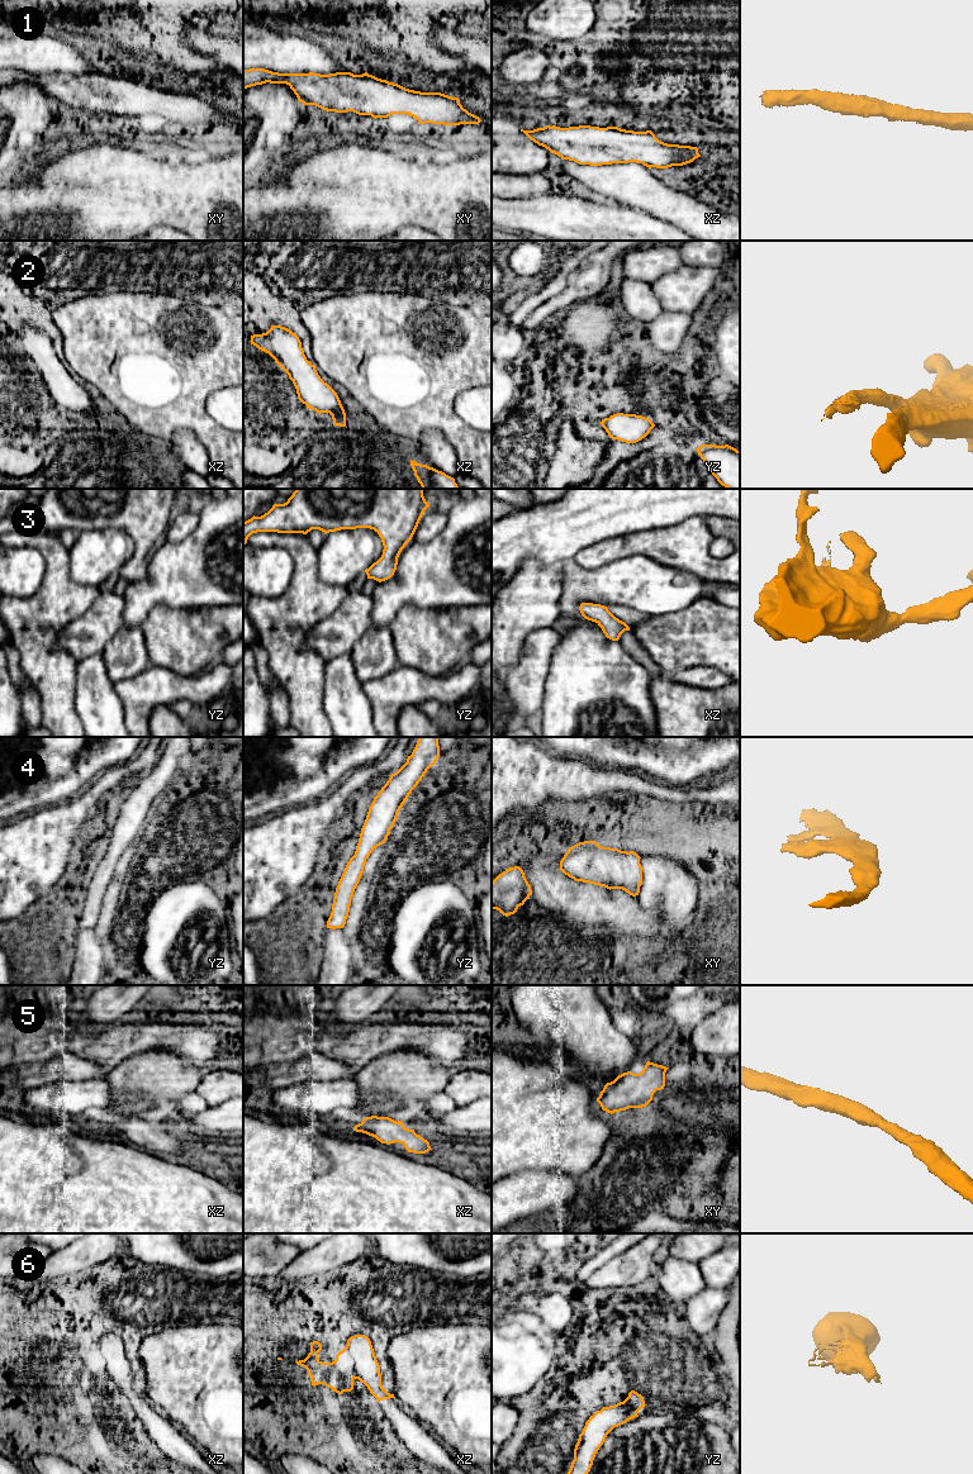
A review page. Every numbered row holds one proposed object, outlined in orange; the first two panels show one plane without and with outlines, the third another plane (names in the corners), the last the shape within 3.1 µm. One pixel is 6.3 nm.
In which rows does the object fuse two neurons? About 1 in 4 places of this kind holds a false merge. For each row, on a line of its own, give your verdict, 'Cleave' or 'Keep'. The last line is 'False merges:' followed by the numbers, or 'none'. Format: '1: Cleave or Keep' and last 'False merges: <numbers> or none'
1: Keep
2: Keep
3: Keep
4: Keep
5: Keep
6: Keep
False merges: none

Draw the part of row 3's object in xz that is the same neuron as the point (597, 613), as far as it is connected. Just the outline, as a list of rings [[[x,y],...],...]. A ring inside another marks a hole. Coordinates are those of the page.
[[[582,603],[579,610],[585,619],[595,622],[606,637],[612,641],[618,641],[625,631],[630,631],[630,627],[616,618],[604,605]]]

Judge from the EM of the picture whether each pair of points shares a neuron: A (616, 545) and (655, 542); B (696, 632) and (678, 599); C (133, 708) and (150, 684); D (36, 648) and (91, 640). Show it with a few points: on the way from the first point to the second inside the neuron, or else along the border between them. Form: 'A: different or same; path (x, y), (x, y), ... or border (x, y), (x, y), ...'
A: same; path (626, 546), (645, 543)
B: different; border (708, 594), (698, 598), (679, 612), (655, 616)
C: same; path (138, 702), (146, 690)
D: different; border (74, 619), (61, 631), (57, 643), (77, 661)

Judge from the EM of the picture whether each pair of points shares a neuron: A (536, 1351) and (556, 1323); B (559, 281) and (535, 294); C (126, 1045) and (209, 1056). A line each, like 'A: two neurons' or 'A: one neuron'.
A: two neurons
B: one neuron
C: one neuron

